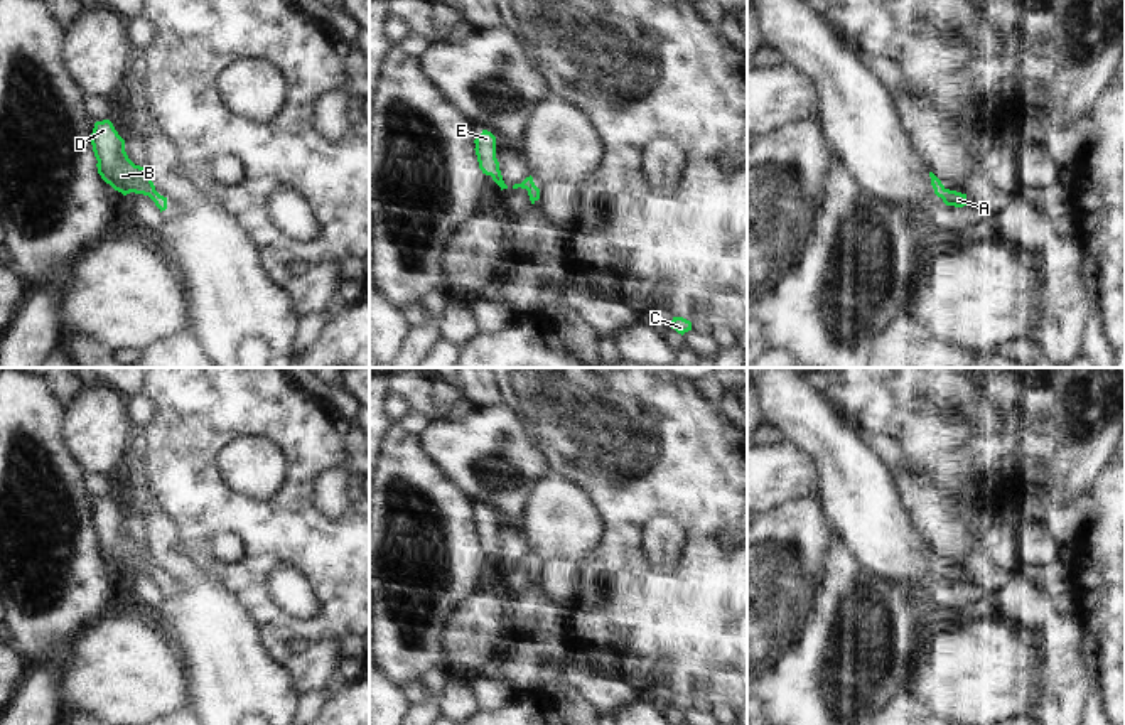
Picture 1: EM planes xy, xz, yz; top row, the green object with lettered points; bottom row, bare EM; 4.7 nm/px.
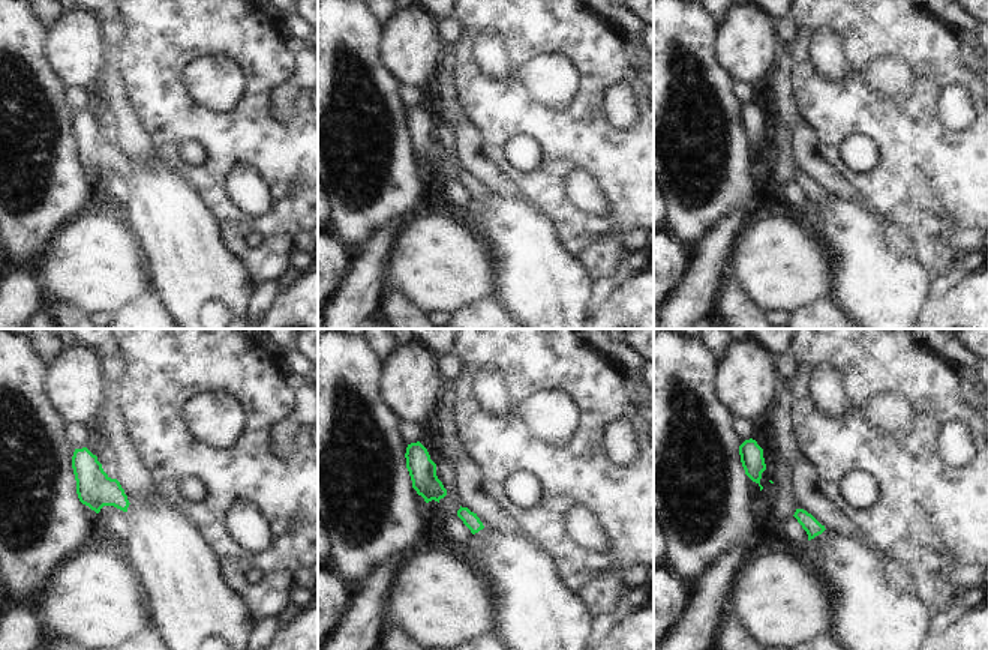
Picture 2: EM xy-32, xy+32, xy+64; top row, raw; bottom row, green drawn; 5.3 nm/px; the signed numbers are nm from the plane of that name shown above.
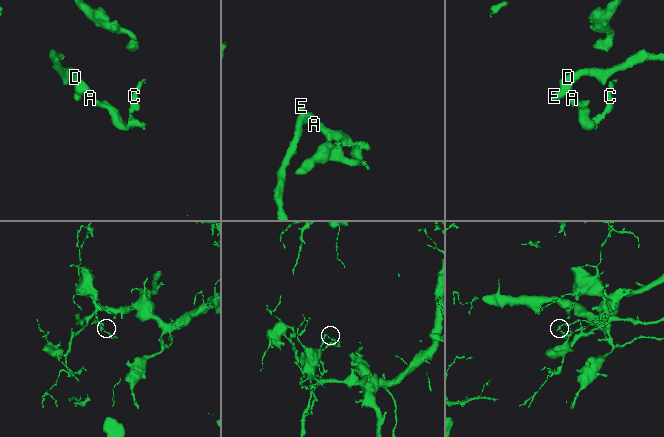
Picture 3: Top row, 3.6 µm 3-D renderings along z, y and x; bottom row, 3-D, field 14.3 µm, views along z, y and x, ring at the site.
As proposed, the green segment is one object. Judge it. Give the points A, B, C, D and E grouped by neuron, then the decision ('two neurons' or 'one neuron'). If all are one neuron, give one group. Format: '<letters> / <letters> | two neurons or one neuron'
A B C D E | one neuron

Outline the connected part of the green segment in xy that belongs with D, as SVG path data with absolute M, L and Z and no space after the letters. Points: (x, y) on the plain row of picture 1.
M110 497L94 501L91 523L98 538L98 551L106 561L123 573L130 570L148 573L160 590L167 587L167 575L155 568L148 548L128 536L125 518Z

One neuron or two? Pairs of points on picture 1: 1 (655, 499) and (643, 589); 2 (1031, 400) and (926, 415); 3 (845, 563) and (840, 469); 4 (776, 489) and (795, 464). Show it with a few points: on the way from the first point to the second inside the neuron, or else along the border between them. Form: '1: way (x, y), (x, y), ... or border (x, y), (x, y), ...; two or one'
1: way (633, 521), (629, 525), (629, 567); one
2: border (1019, 405), (1031, 413), (1049, 413), (1055, 427); two
3: border (834, 530), (869, 569); two
4: way (776, 483), (788, 471); one

